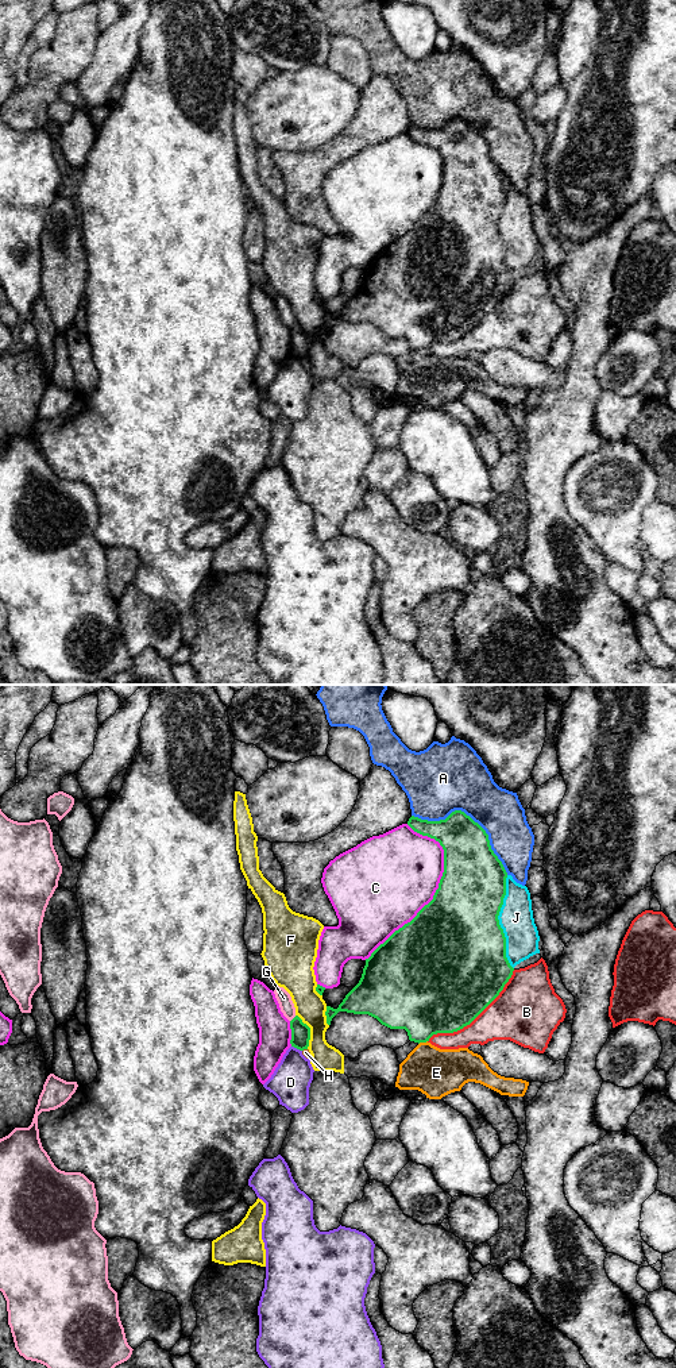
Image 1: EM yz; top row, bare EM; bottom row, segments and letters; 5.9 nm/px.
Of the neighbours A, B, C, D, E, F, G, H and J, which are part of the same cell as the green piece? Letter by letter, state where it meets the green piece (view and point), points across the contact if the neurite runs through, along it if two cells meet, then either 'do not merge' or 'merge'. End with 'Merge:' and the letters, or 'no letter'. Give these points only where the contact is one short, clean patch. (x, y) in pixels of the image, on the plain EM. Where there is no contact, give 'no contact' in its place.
A: meets green in yz at (468, 124); do not merge
B: meets green in yz at (474, 327); do not merge
C: meets green in yz at (437, 197); do not merge
D: meets green in yz at (297, 357); do not merge
E: meets green in yz at (423, 350); border along yz (427, 349), (418, 353); do not merge
F: meets green in yz at (309, 340); do not merge
G: meets green in yz at (293, 327); border along yz (296, 324), (290, 330); do not merge
H: meets green in yz at (304, 357); border along yz (306, 357), (302, 359); do not merge
J: meets green in yz at (498, 231); do not merge
Merge: no letter

